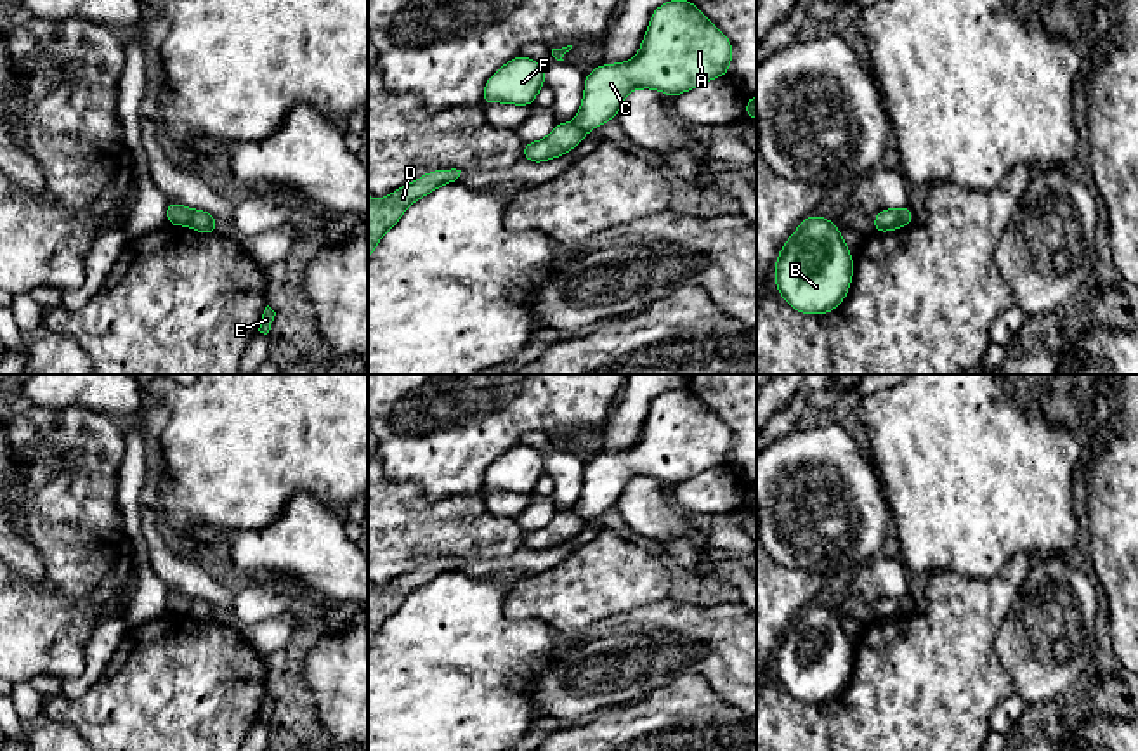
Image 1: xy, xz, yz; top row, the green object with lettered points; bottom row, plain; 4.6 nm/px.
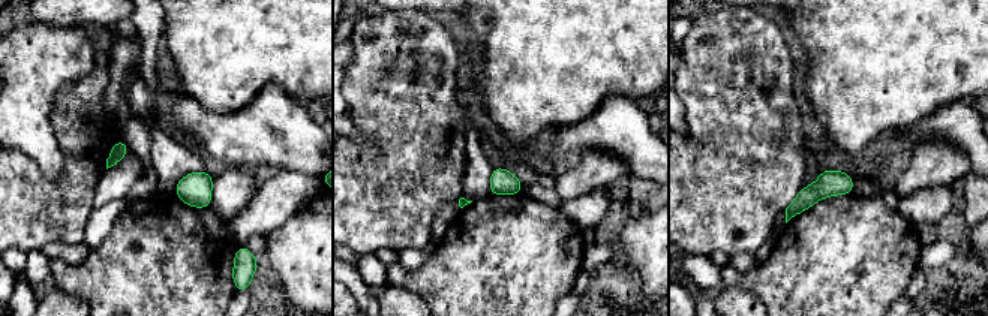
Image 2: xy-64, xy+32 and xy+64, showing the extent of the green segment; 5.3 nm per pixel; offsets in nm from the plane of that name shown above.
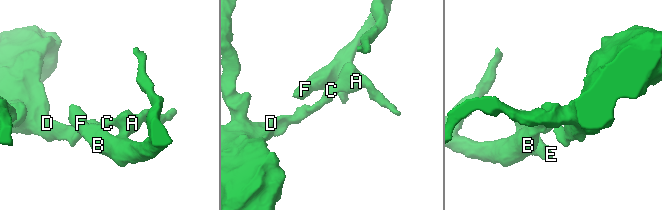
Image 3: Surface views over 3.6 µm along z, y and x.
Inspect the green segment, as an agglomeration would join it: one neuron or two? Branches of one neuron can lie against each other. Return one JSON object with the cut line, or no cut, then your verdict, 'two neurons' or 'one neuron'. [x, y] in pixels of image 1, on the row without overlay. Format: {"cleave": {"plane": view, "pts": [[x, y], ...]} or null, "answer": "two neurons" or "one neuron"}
{"cleave": {"plane": "xy", "pts": [[193, 599], [186, 613]]}, "answer": "two neurons"}

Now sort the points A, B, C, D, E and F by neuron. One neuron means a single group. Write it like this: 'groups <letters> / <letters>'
groups A B C E F / D

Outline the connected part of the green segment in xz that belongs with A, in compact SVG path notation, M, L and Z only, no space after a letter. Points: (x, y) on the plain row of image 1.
M687 389L657 395L638 442L619 453L600 453L585 463L585 484L574 512L585 520L616 506L635 477L656 477L675 486L716 465L725 465L732 430Z

